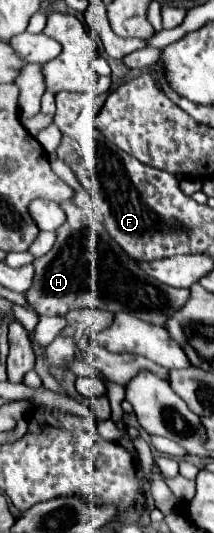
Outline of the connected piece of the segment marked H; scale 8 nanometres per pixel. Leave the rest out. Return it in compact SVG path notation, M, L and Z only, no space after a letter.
M73 200L61 204L67 220L57 228L55 246L35 260L35 280L23 294L29 308L39 316L65 316L73 308L103 308L109 312L131 312L151 324L167 324L167 320L187 304L191 290L173 288L147 276L135 268L135 260L129 258L115 240L107 234L103 224L95 220L83 220L77 216Z

